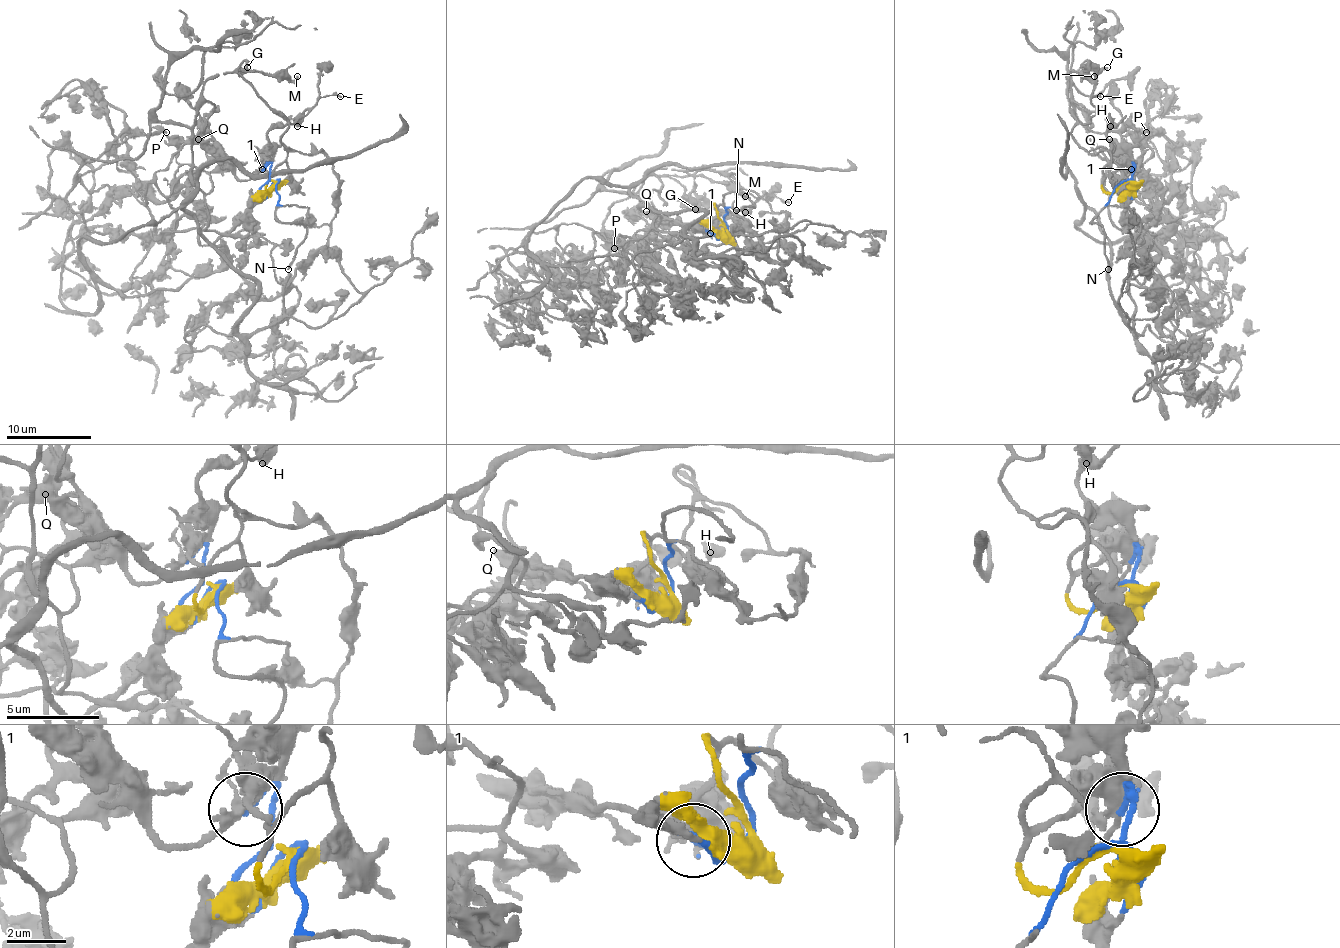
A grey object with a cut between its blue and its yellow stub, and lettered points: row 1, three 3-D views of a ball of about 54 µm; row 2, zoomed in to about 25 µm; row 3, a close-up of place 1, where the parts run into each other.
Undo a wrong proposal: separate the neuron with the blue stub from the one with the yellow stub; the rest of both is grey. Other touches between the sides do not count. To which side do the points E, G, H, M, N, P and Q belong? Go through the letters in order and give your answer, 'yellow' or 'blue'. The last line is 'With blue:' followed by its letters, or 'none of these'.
E: yellow
G: yellow
H: yellow
M: yellow
N: blue
P: yellow
Q: blue
With blue: N, Q

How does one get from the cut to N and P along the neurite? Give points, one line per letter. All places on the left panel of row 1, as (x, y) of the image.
N: (279, 181), (275, 215), (281, 222), (300, 222), (307, 232), (288, 268)
P: (279, 181), (288, 124), (237, 73), (205, 84), (190, 126), (152, 122), (135, 158), (84, 160), (167, 133)

